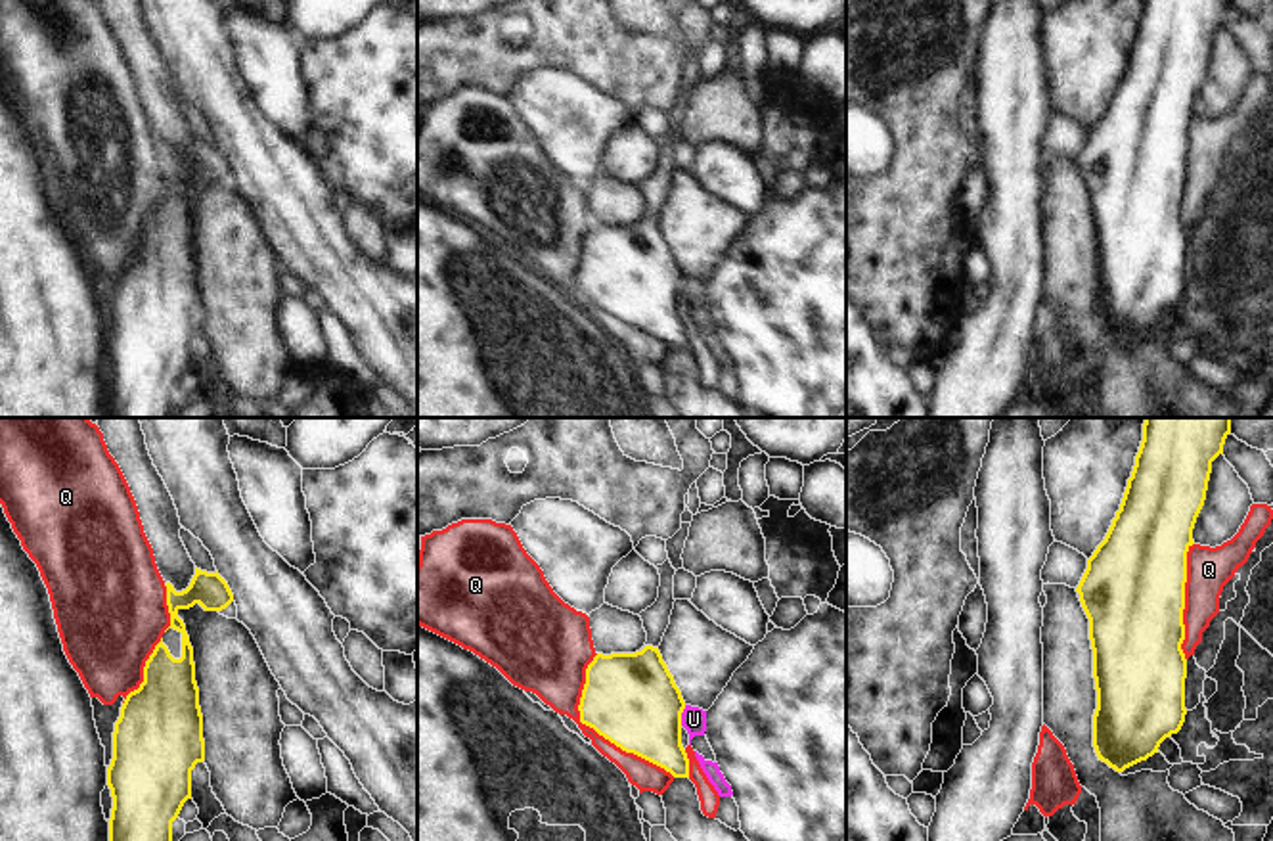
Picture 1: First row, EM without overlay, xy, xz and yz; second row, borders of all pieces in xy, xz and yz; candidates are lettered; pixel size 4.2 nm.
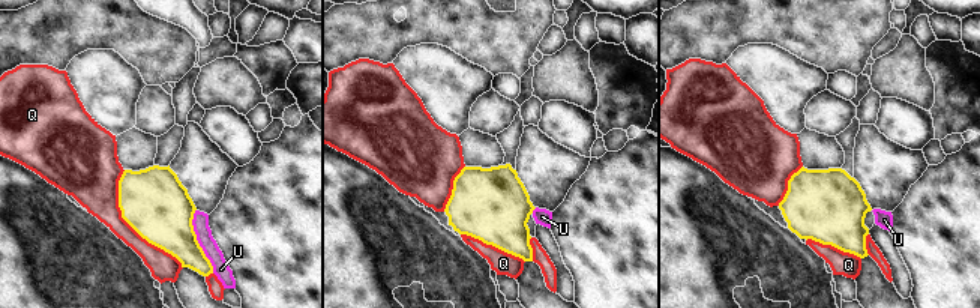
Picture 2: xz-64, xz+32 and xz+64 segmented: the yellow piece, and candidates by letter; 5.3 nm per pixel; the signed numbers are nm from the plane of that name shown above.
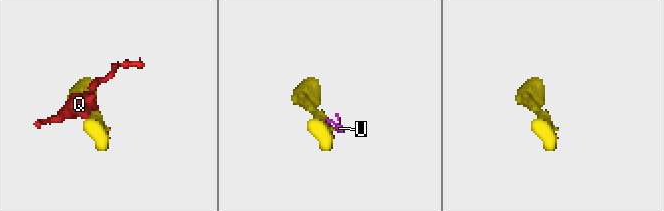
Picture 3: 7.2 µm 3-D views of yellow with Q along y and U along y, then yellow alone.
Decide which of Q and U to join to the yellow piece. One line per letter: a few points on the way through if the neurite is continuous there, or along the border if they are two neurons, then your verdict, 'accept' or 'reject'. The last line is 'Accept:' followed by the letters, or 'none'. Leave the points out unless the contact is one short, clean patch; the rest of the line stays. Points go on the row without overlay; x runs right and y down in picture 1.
Q: reject
U: reject
Accept: none

